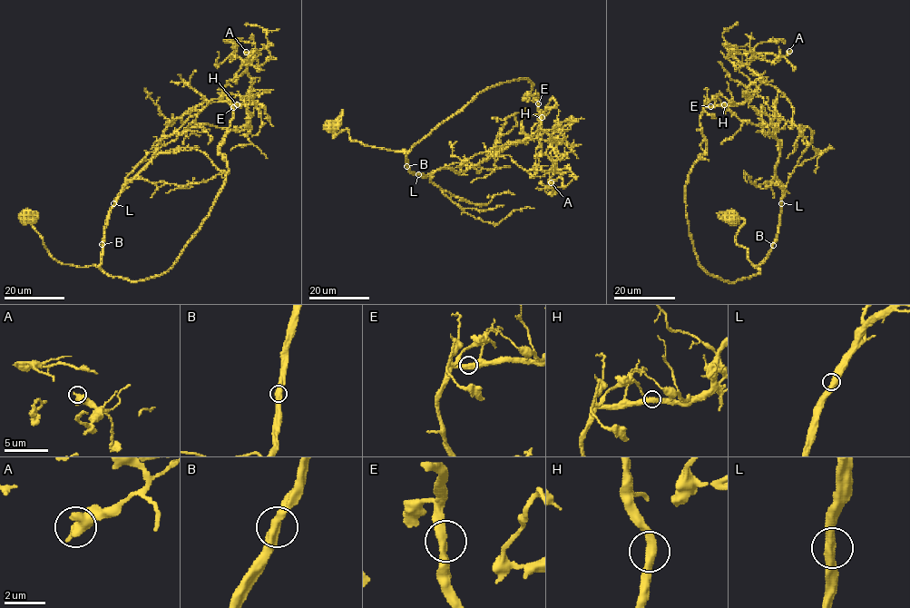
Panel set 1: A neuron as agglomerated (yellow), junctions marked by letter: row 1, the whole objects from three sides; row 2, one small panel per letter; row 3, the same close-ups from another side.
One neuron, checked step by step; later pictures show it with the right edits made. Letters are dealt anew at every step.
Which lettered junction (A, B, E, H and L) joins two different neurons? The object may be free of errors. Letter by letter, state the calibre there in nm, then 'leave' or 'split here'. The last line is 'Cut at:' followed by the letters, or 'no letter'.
A: calibre 460 nm; leave
B: calibre 440 nm; leave
E: calibre 440 nm; leave
H: calibre 440 nm; leave
L: calibre 440 nm; leave
Cut at: no letter

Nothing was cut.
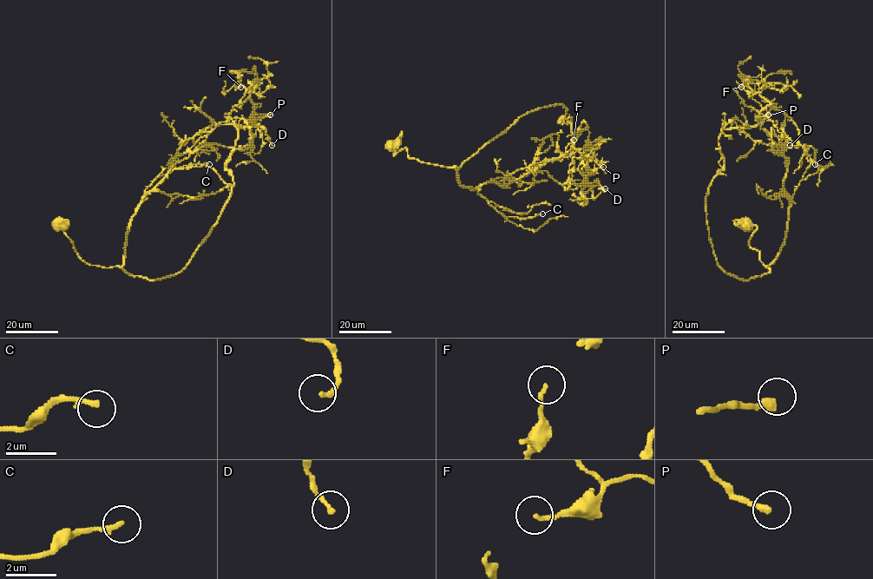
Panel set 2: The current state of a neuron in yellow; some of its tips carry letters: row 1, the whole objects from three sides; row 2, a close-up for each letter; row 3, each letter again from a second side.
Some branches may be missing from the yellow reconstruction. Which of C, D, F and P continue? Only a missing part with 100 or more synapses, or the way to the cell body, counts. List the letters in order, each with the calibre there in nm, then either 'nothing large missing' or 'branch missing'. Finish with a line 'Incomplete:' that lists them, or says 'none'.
C: 200 nm thick; nothing large missing
D: 170 nm thick; nothing large missing
F: 140 nm thick; nothing large missing
P: 280 nm thick; nothing large missing
Incomplete: none

